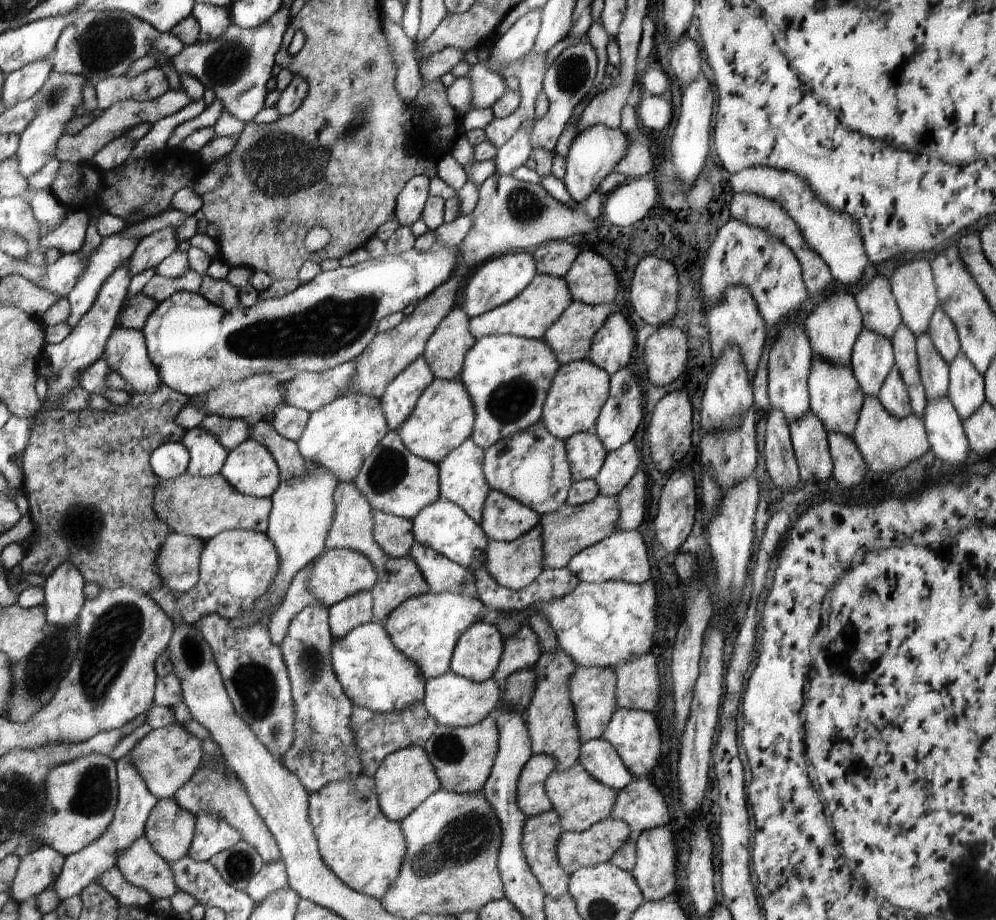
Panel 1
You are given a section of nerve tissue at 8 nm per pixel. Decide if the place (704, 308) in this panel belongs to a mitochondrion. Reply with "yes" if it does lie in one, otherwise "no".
no

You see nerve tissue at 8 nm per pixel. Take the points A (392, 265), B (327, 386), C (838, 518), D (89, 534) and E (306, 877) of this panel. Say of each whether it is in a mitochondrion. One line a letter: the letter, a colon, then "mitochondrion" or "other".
A: other
B: other
C: other
D: mitochondrion
E: other

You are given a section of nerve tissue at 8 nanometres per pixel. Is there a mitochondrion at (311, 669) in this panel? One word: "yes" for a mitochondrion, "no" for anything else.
yes

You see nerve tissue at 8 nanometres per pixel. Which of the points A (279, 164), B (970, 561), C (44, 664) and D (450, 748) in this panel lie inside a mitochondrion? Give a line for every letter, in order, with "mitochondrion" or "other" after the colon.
A: mitochondrion
B: other
C: mitochondrion
D: mitochondrion

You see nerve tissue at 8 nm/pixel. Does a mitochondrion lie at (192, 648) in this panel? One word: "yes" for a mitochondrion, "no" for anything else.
yes

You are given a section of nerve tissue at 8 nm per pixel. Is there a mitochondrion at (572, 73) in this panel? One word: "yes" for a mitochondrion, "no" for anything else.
yes

